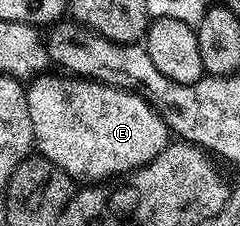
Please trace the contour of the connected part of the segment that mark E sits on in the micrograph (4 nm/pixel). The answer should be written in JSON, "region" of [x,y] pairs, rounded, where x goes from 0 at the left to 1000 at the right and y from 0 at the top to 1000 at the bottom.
{"region":[[[179,323],[121,354],[108,385],[150,668],[200,712],[250,730],[250,748],[267,748],[267,765],[296,774],[313,801],[442,801],[425,792],[458,792],[471,774],[521,779],[633,712],[633,695],[663,686],[717,624],[708,566],[629,473],[621,438],[592,438],[508,385],[404,367],[396,350],[329,350],[275,323],[208,327]]]}

